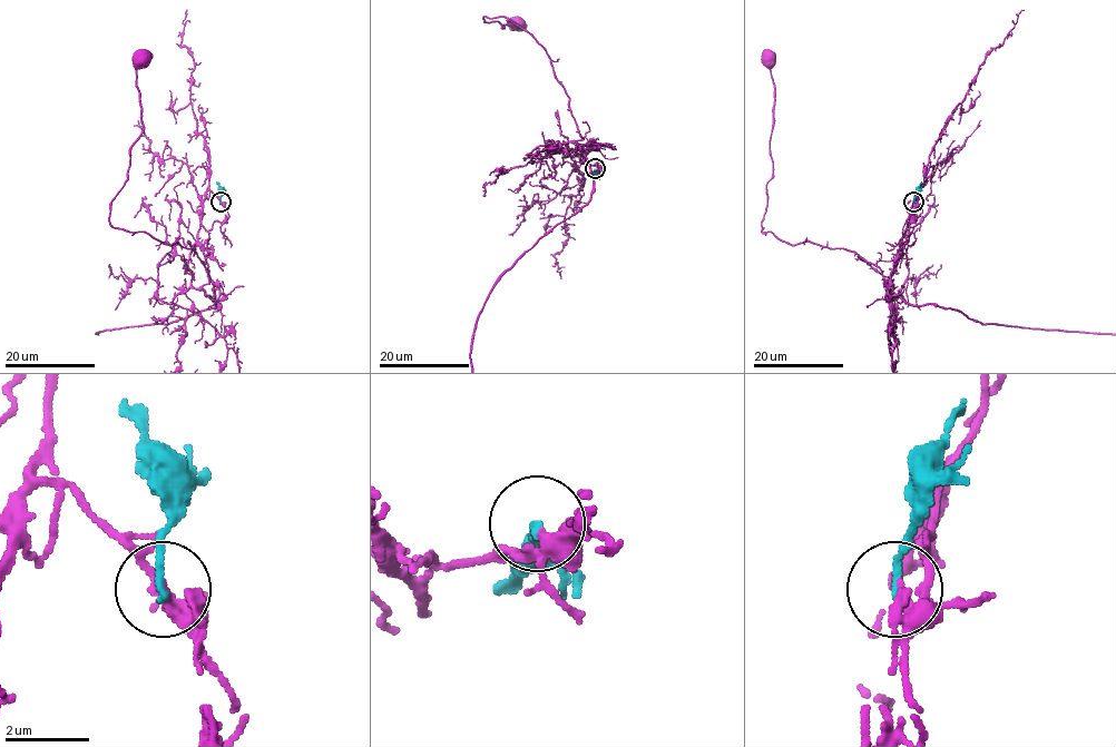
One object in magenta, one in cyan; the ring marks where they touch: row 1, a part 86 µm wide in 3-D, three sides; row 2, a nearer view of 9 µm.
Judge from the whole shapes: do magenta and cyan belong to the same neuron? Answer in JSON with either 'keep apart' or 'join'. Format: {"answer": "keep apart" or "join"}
{"answer": "keep apart"}

